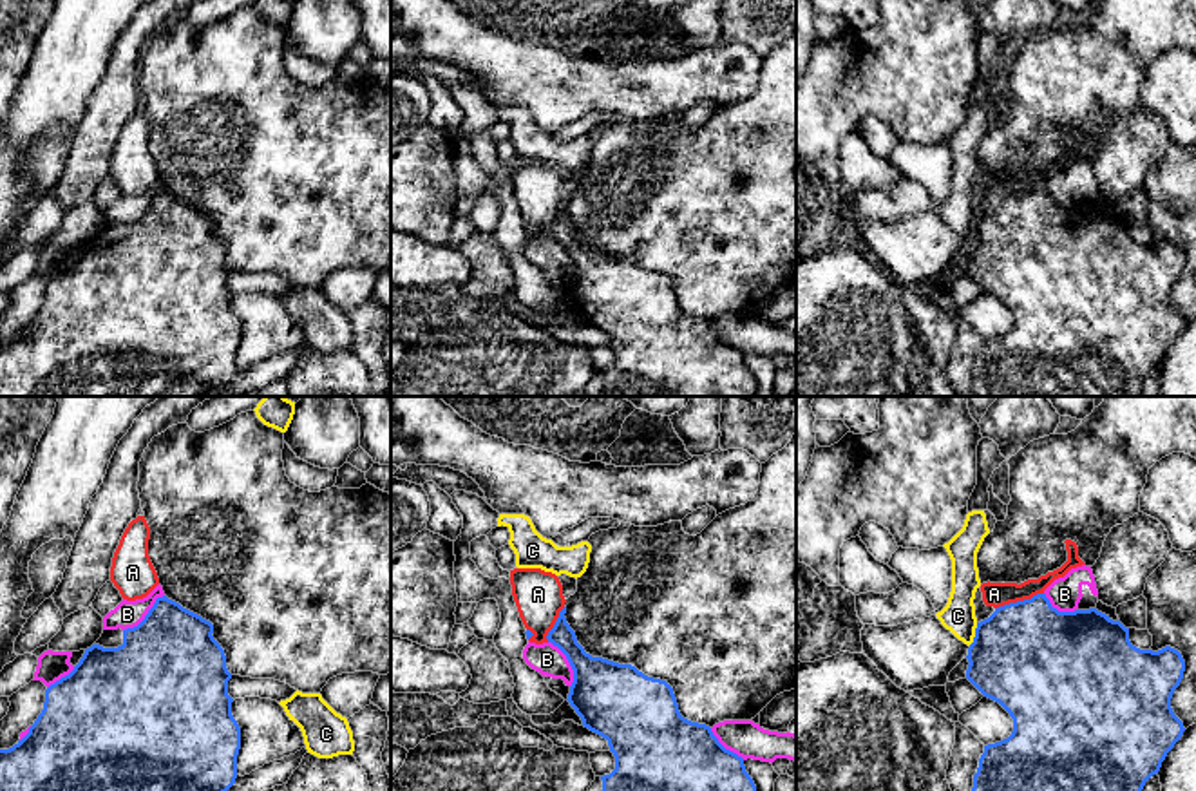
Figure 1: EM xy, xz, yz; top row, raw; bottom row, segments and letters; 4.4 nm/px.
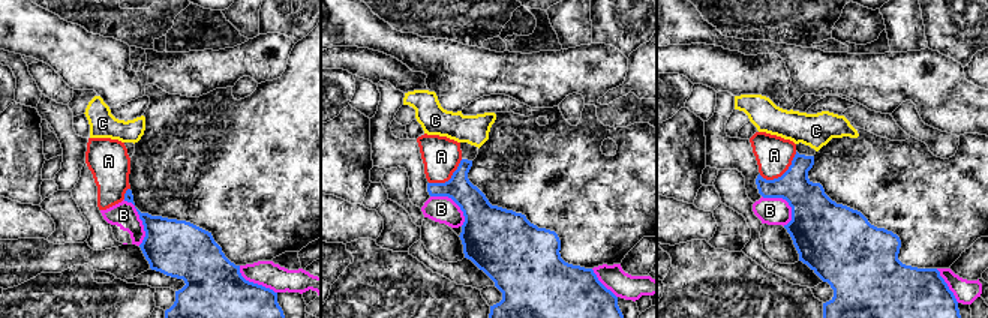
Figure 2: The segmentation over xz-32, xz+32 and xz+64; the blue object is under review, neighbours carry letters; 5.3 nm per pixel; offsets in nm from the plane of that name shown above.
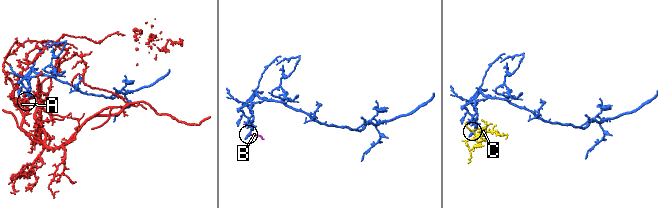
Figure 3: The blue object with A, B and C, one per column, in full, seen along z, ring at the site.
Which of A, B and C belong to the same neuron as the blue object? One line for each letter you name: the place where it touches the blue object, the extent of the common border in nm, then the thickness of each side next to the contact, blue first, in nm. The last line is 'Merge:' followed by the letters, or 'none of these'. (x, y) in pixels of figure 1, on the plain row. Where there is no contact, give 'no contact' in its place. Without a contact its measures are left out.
Merge: none of these

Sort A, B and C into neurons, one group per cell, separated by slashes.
A / B / C

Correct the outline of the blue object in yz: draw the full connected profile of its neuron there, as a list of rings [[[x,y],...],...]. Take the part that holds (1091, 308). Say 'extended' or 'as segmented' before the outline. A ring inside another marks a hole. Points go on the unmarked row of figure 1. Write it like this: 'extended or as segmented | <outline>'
as segmented | [[[1046,188],[999,201],[977,217],[966,253],[966,273],[1013,313],[1008,333],[984,340],[972,396],[1140,396],[1145,376],[1185,326],[1171,302],[1185,266],[1182,248],[1171,241],[1158,246],[1133,241],[1129,223],[1096,203],[1058,206]]]

